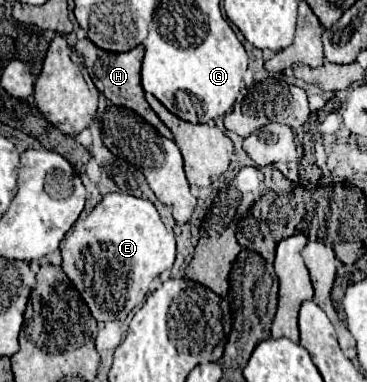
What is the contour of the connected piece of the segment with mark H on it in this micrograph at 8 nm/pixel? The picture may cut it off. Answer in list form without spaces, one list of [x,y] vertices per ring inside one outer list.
[[[83,39],[75,45],[75,49],[83,55],[85,59],[85,67],[87,67],[87,73],[91,75],[95,87],[109,99],[113,101],[115,105],[119,107],[127,107],[135,113],[139,113],[147,123],[151,123],[163,137],[171,139],[171,131],[159,121],[159,117],[153,113],[153,109],[149,107],[149,103],[145,101],[145,93],[143,93],[143,87],[141,87],[141,59],[143,59],[143,45],[137,45],[135,49],[127,51],[127,53],[107,53],[103,49],[99,49],[97,45],[93,45],[89,39]]]

